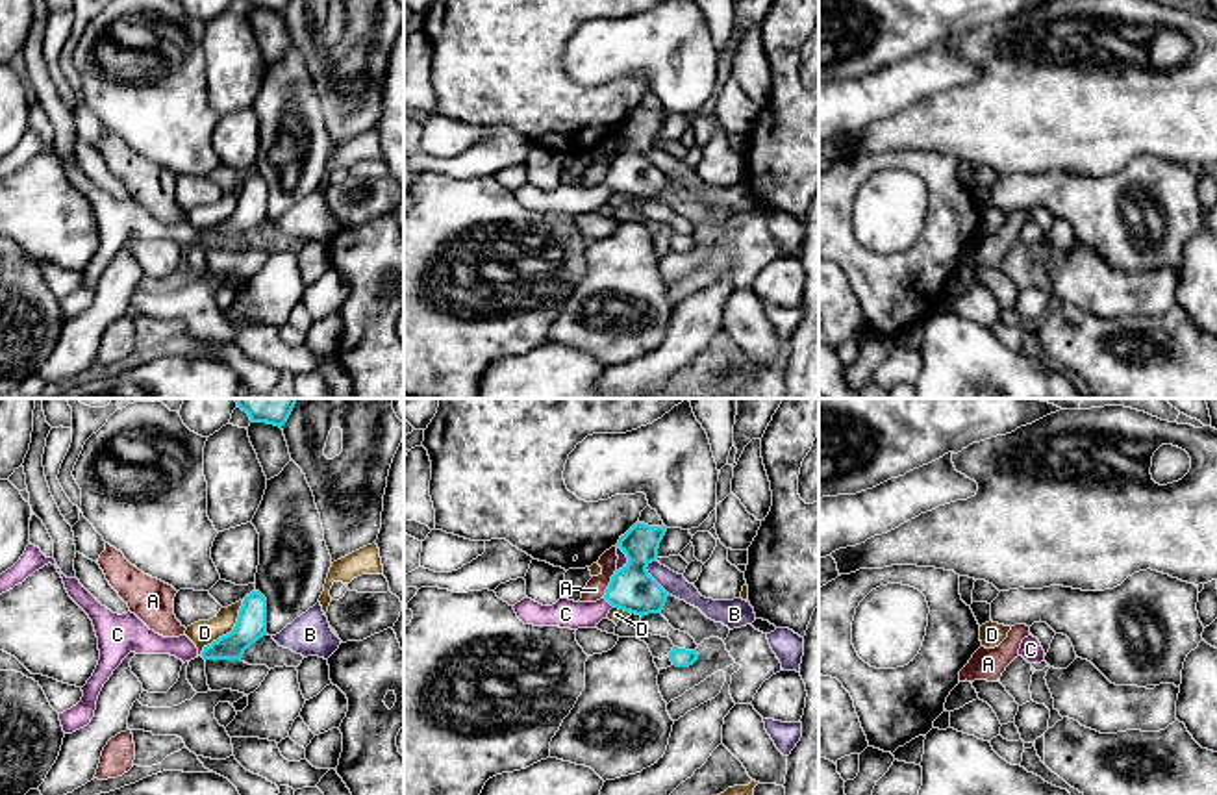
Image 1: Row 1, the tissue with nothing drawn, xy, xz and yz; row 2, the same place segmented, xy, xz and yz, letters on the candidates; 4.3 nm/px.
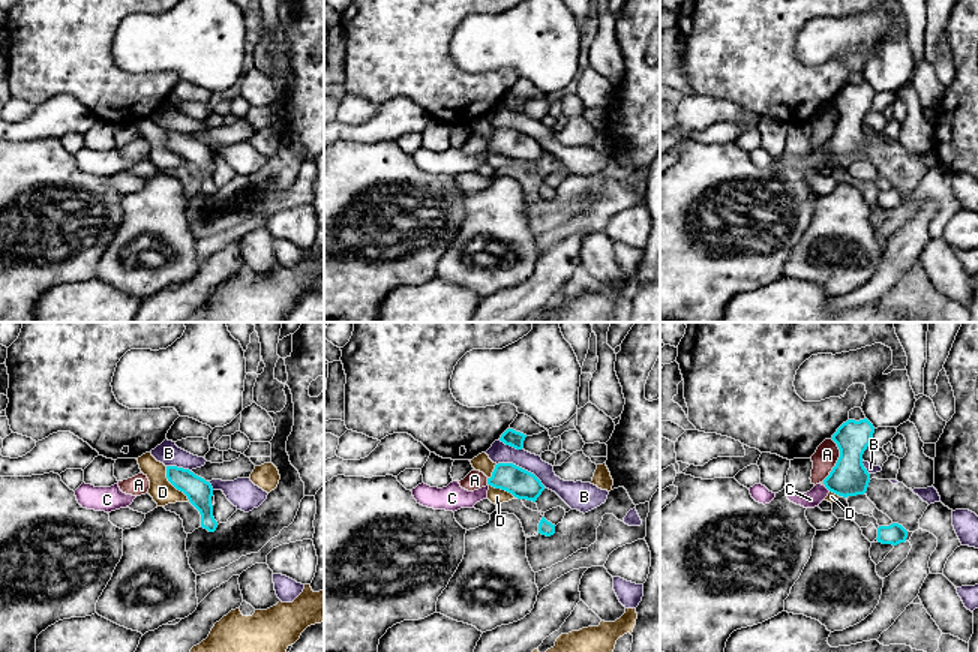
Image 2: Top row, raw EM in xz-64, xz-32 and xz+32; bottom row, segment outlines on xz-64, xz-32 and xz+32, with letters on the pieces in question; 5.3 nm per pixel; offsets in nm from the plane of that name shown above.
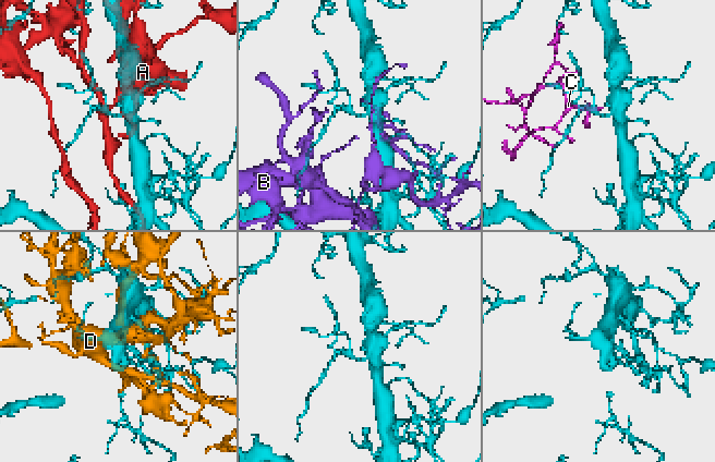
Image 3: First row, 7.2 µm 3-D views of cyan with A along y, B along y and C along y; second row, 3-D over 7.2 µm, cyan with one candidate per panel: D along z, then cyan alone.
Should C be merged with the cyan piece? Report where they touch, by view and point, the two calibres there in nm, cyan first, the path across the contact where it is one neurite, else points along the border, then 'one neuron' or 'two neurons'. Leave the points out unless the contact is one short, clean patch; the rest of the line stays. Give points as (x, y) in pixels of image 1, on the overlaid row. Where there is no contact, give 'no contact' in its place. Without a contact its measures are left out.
meets cyan in xz at (610, 603); 190 nm thick on the cyan side, 130 nm on the other; runs through xz (632, 590), (619, 593), (610, 603), (591, 614), (565, 614); one neuron

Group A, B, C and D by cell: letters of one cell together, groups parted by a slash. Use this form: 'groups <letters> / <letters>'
groups A / B / C / D

